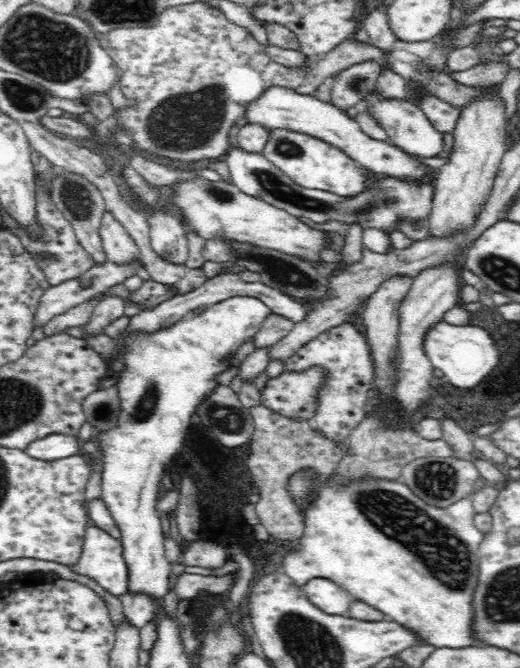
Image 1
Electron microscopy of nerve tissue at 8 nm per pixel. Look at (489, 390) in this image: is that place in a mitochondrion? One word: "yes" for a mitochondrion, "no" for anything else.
no

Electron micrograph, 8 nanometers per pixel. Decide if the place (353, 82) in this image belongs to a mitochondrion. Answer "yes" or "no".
yes

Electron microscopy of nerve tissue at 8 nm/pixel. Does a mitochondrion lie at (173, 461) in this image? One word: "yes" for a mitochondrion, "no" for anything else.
no

